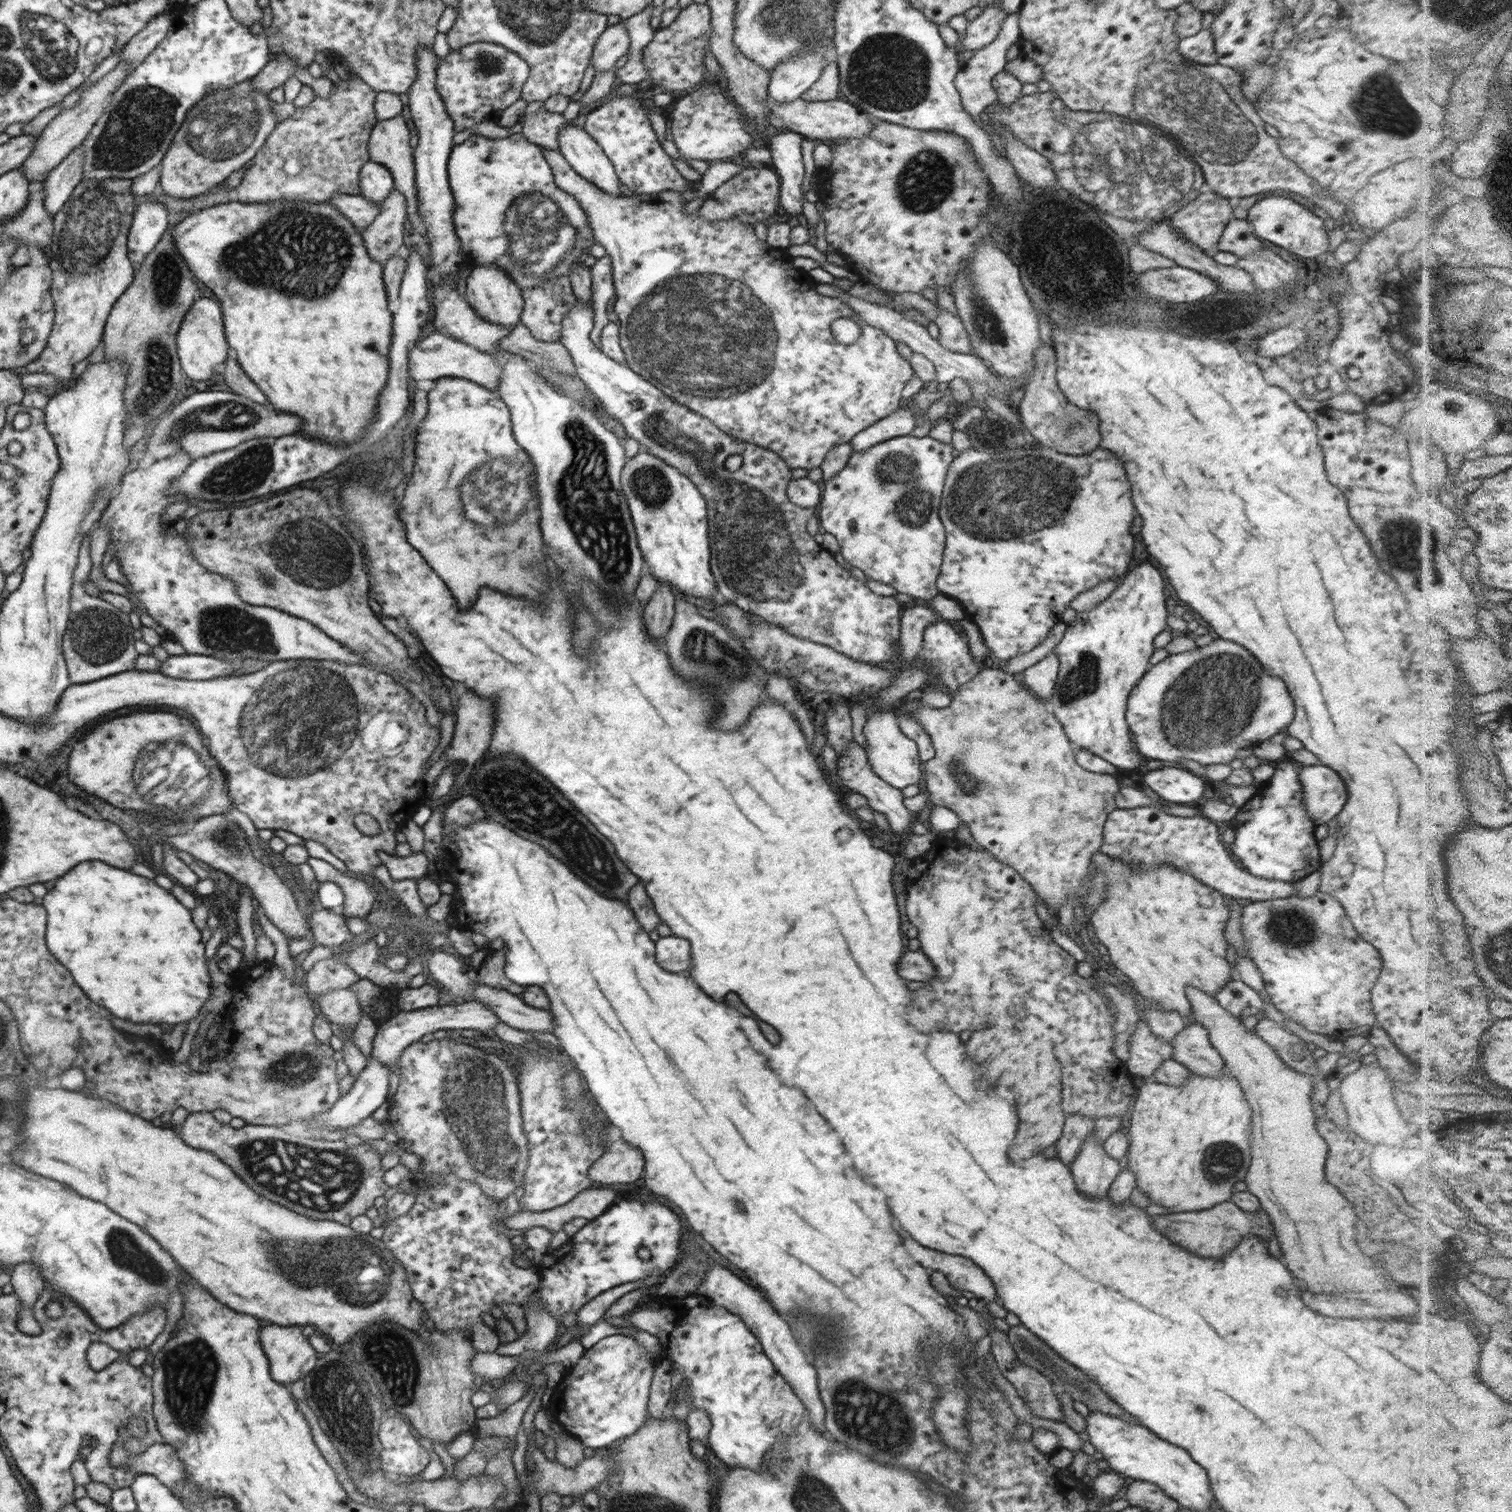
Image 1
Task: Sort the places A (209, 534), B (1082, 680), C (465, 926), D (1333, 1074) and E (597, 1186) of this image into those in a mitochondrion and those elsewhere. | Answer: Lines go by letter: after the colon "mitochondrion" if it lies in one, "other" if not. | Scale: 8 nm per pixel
A: other
B: mitochondrion
C: other
D: other
E: other

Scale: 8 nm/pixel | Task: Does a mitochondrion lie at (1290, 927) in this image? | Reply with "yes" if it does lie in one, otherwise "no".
yes

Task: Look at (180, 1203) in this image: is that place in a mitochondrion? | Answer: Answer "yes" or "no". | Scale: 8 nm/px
no

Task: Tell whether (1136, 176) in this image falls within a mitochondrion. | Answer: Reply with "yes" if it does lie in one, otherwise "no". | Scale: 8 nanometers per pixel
yes

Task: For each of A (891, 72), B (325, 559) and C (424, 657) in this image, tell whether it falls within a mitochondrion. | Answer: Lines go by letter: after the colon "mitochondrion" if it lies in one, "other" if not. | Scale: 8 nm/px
A: mitochondrion
B: mitochondrion
C: other

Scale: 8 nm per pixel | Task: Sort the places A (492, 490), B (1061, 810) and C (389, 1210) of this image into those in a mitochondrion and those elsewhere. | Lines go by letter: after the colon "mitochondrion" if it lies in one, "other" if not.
A: mitochondrion
B: mitochondrion
C: other

